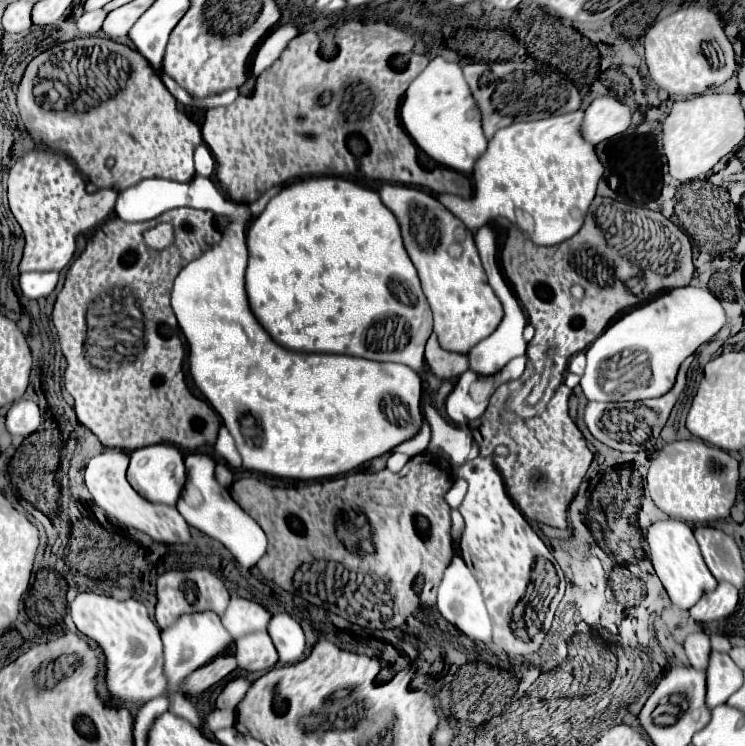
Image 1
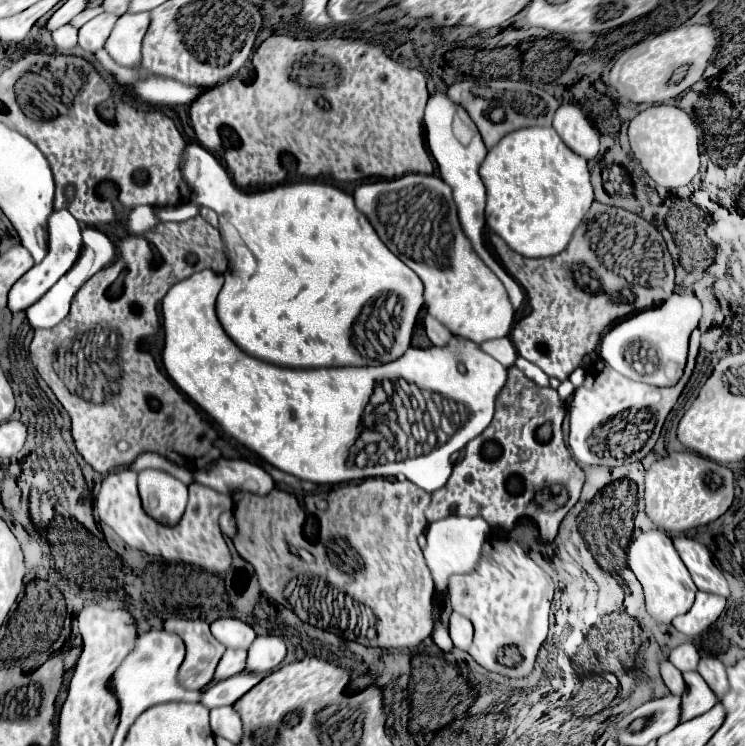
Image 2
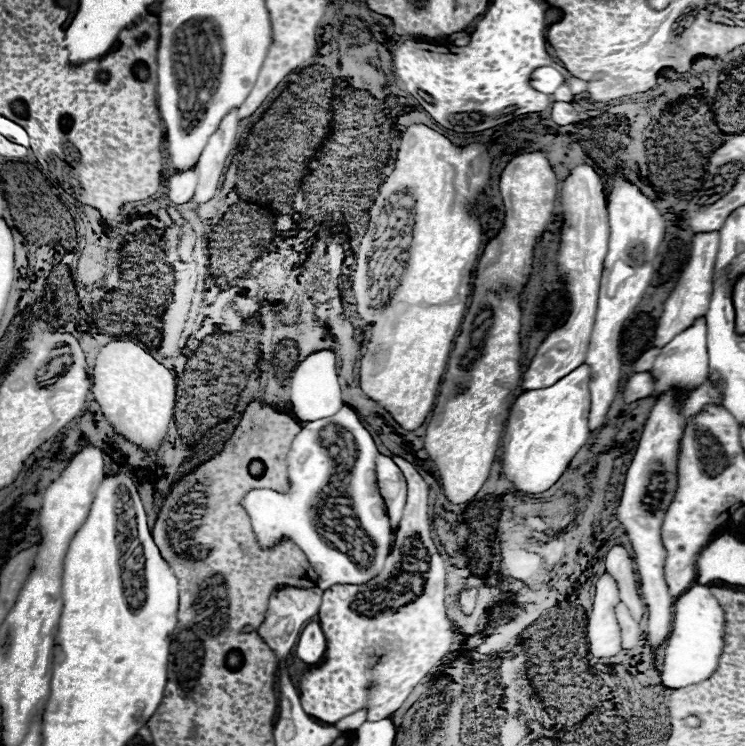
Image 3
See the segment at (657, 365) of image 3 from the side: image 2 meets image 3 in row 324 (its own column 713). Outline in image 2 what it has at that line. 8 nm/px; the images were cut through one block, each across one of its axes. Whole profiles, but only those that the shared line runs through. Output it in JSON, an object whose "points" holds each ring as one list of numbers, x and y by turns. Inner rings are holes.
{"points":[[684,672,684,680,686,690,682,694,682,722,708,712,718,702,716,694,698,672]]}

